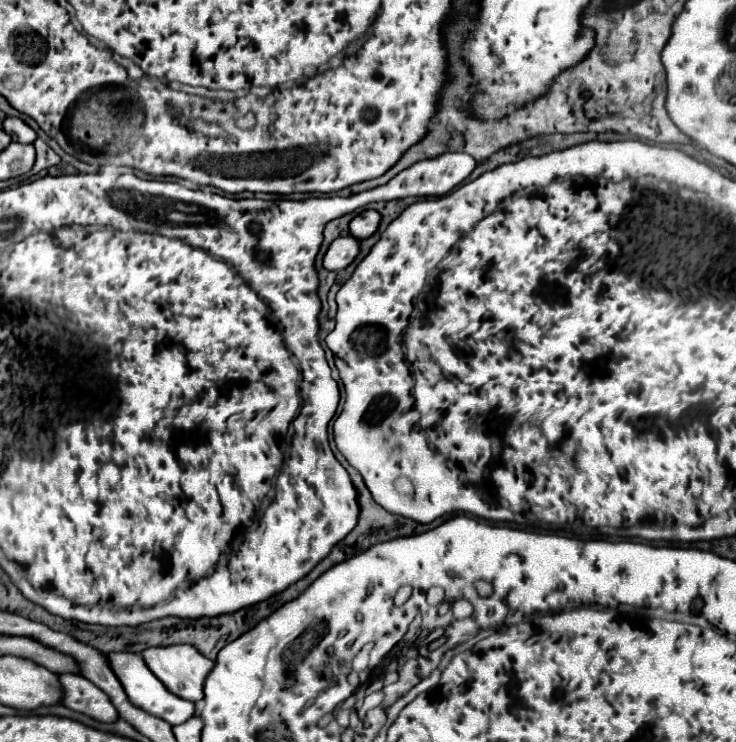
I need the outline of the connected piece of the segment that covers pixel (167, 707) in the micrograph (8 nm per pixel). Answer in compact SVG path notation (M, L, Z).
M110 652L110 654L106 654L106 660L108 660L112 672L116 674L116 678L120 680L120 684L124 686L124 692L126 692L128 700L130 700L136 708L140 708L140 710L144 710L144 712L148 712L148 714L152 714L152 716L156 716L156 718L162 718L162 720L166 720L166 722L172 724L172 726L182 724L182 722L186 722L190 716L194 716L194 712L196 712L194 704L188 702L188 700L184 700L184 698L174 696L174 694L148 670L148 666L146 666L146 662L142 660L140 654L132 654L132 652Z

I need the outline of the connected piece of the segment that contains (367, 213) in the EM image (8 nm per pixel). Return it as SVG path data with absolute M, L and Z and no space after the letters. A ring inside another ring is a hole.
M364 210L352 218L350 234L358 240L366 240L378 230L378 224L380 224L380 214L376 210Z

